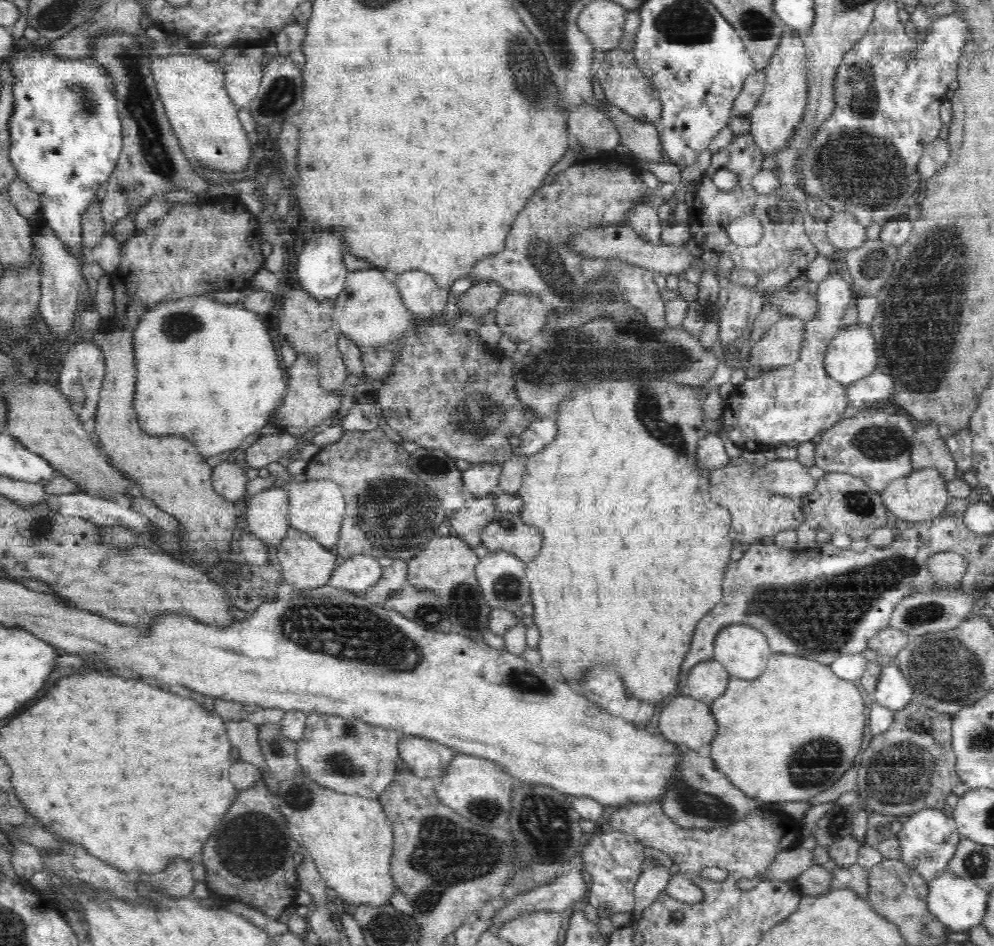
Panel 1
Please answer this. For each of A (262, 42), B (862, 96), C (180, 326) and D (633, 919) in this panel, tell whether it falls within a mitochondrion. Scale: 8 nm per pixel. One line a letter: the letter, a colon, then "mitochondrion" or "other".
A: other
B: mitochondrion
C: mitochondrion
D: other

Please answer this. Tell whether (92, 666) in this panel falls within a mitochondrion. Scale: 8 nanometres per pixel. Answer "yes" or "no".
no

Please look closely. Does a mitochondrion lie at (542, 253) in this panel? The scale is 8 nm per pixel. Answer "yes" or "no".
yes

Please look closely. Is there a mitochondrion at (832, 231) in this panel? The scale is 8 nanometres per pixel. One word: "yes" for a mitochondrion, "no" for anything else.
no

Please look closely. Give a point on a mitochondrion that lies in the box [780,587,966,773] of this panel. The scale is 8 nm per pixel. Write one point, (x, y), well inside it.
(926, 613)

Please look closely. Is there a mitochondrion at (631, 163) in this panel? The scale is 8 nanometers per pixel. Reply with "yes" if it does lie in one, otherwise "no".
no

